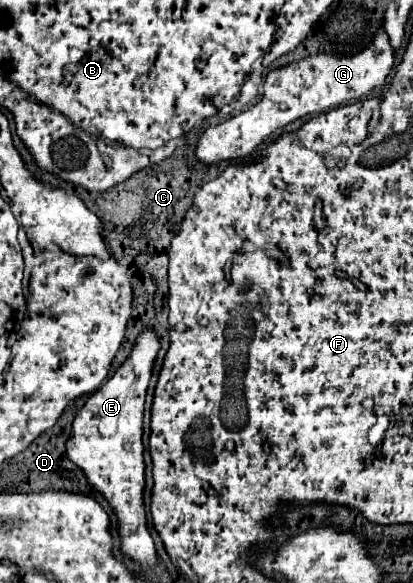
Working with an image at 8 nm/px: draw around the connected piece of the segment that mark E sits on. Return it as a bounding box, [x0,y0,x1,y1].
[67,328,161,566]

